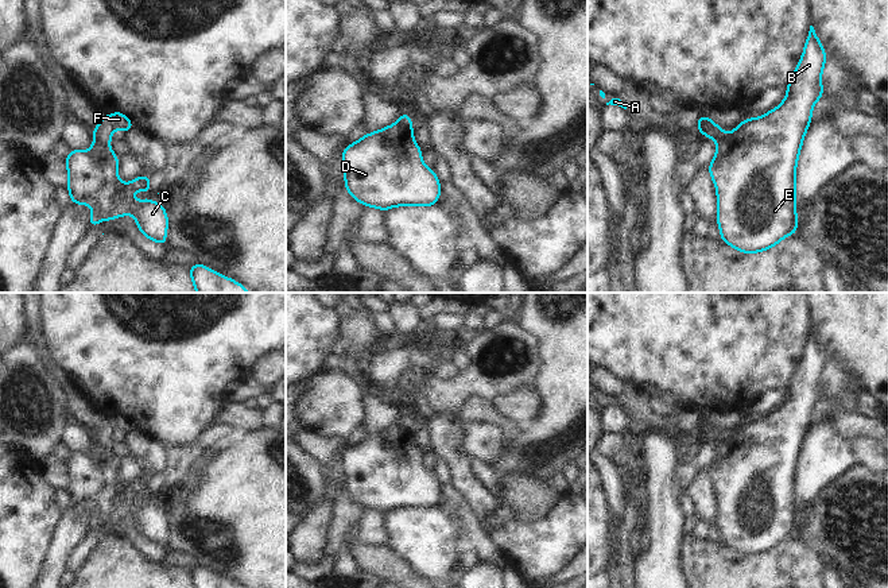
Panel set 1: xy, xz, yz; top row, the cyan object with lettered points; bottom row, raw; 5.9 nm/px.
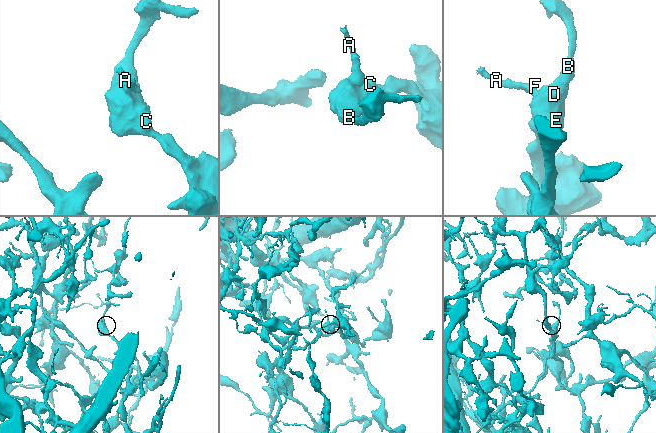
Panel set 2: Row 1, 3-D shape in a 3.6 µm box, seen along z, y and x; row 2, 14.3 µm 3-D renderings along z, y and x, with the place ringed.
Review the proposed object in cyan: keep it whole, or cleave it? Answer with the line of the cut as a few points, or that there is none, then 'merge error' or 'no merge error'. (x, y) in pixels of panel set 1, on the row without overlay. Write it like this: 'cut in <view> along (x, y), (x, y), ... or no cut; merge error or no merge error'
cut in xz along (398, 422), (403, 429), (411, 432); merge error

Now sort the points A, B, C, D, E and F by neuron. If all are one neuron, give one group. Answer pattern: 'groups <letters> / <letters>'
groups A F / B C D E

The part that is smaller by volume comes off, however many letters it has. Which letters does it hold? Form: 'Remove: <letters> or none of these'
Remove: A, F

